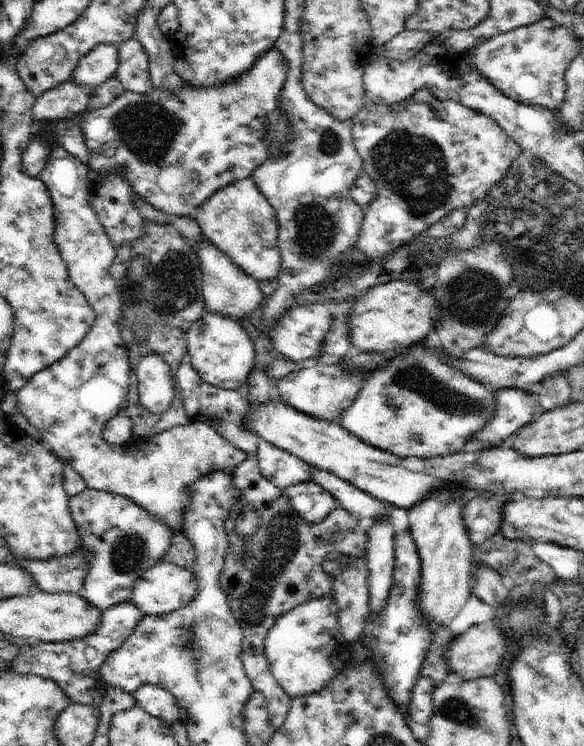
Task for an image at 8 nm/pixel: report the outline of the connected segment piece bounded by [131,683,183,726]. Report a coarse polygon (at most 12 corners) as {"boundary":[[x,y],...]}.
{"boundary":[[146,683],[134,703],[173,726],[183,710],[168,690]]}

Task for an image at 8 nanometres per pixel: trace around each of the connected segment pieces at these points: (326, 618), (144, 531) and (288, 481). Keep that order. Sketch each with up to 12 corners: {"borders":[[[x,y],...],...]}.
{"borders":[[[326,595],[280,616],[264,656],[292,699],[351,664]],[[86,488],[71,518],[91,564],[77,593],[101,612],[166,556],[174,530]],[[260,439],[260,474],[282,490],[312,480],[298,456]]]}

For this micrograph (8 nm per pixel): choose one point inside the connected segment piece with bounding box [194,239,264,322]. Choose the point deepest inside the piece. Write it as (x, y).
(228, 291)

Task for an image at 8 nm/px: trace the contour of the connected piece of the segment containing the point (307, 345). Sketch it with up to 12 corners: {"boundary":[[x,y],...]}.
{"boundary":[[294,304],[271,344],[295,363],[316,361],[332,330],[329,305]]}

